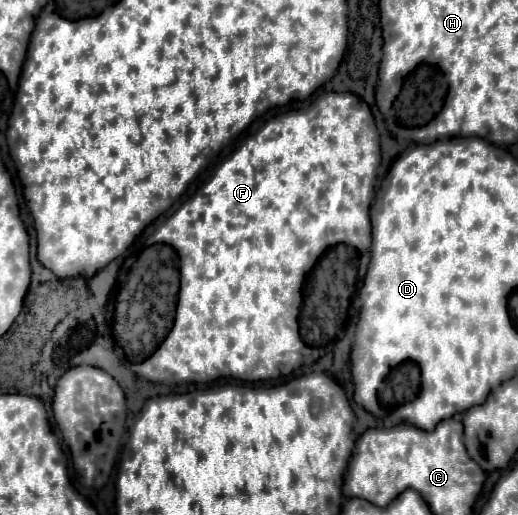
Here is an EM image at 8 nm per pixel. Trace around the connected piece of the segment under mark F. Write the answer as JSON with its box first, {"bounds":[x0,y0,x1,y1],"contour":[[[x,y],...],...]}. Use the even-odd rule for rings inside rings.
{"bounds":[114,93,380,387],"contour":[[[324,93],[305,109],[291,110],[269,120],[264,129],[248,137],[242,147],[220,165],[204,190],[190,197],[170,217],[150,224],[144,241],[152,247],[138,255],[126,285],[118,293],[114,313],[114,333],[118,333],[118,343],[126,359],[130,363],[142,361],[132,365],[138,377],[166,385],[210,383],[226,377],[256,383],[290,375],[294,369],[320,359],[320,351],[316,349],[328,351],[334,345],[334,359],[340,357],[338,379],[350,387],[348,353],[356,313],[346,315],[346,311],[356,285],[358,253],[364,255],[370,249],[370,203],[376,169],[380,165],[378,133],[372,121],[372,113],[360,97],[352,93]],[[344,323],[348,325],[348,339],[340,345]]]}

